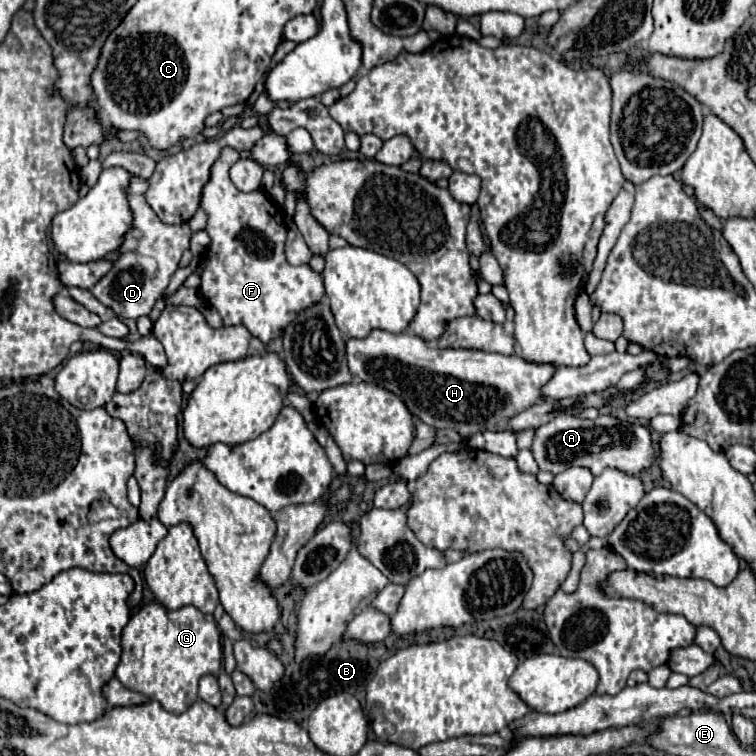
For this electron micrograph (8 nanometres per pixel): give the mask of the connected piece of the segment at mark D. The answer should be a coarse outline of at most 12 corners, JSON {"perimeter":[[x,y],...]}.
{"perimeter":[[133,178],[133,228],[91,288],[119,318],[147,316],[189,248]]}

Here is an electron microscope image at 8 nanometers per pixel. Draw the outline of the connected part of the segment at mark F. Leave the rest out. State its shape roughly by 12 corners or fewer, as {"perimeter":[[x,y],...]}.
{"perimeter":[[225,148],[201,208],[201,294],[263,344],[325,296],[285,256],[285,220],[229,178]]}

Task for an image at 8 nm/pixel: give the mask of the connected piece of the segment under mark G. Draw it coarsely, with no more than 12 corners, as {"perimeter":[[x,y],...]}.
{"perimeter":[[145,604],[115,676],[173,714],[217,674],[217,622]]}

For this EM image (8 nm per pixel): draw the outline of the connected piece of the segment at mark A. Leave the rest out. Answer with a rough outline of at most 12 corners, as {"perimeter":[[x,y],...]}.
{"perimeter":[[561,414],[535,430],[541,470],[639,474],[653,462],[645,426]]}

